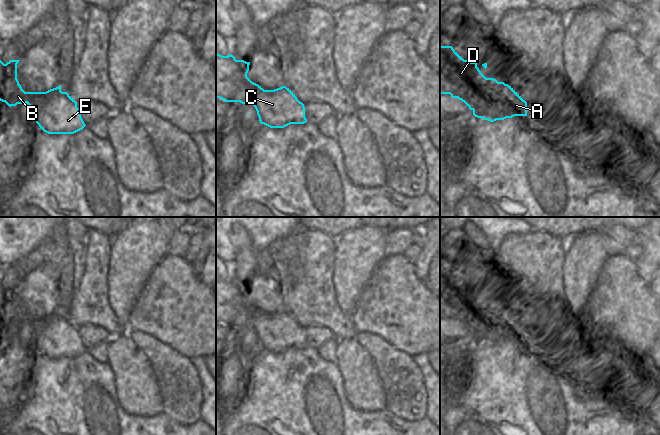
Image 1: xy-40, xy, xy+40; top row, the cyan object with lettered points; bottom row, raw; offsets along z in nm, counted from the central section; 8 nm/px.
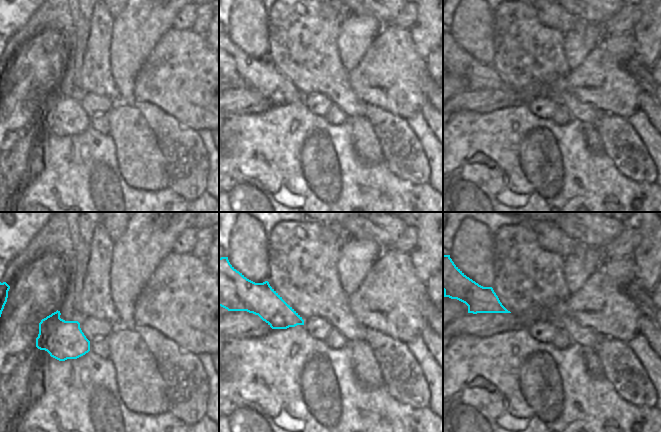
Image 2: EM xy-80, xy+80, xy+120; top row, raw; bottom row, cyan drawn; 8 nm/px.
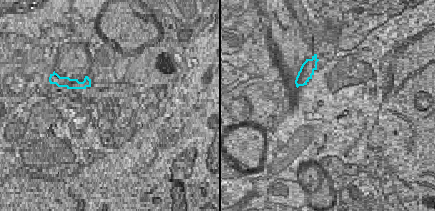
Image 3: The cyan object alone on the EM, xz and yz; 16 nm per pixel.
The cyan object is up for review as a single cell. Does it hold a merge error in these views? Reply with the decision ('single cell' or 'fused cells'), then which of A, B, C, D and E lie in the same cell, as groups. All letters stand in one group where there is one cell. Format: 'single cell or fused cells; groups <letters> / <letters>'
single cell; groups A B C D E

